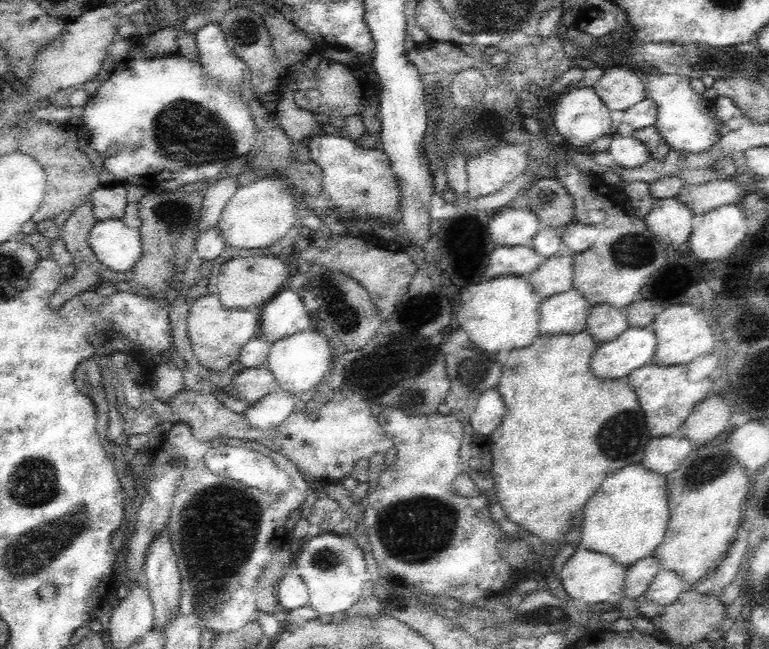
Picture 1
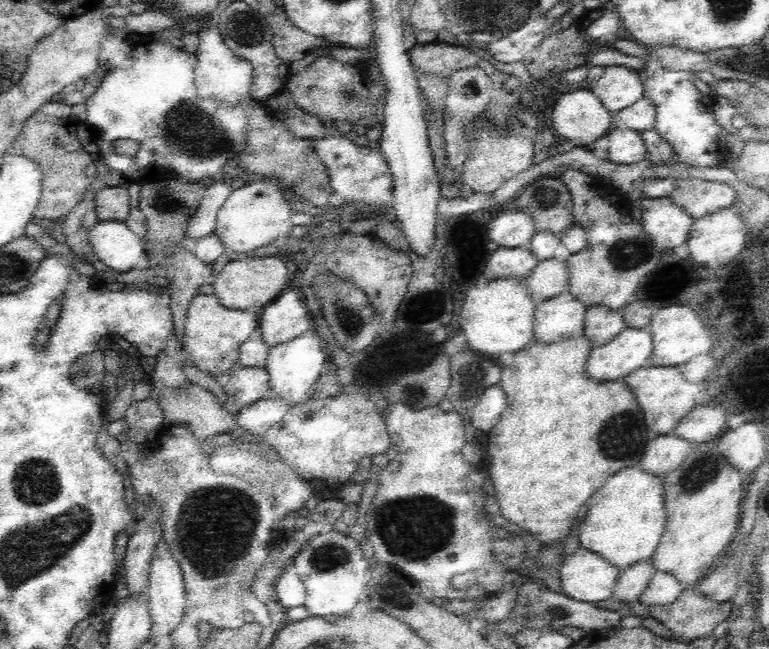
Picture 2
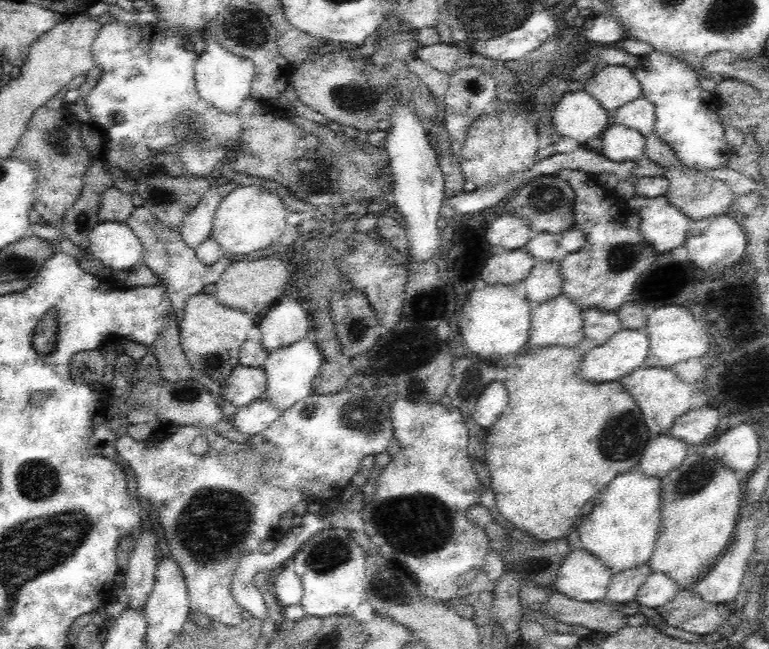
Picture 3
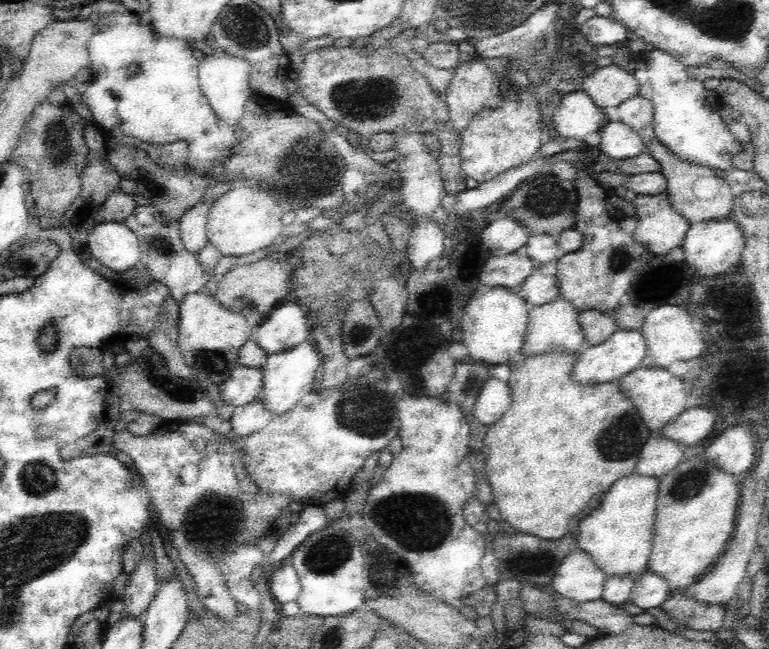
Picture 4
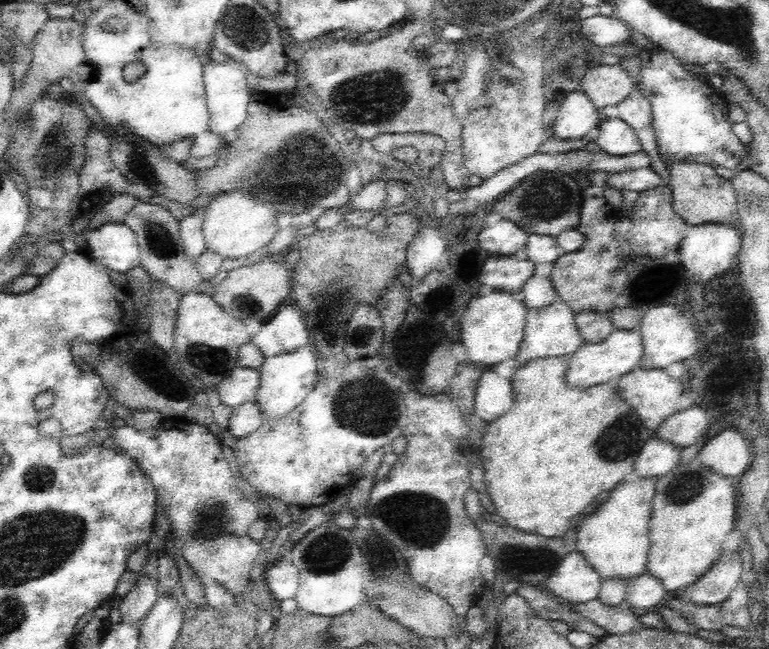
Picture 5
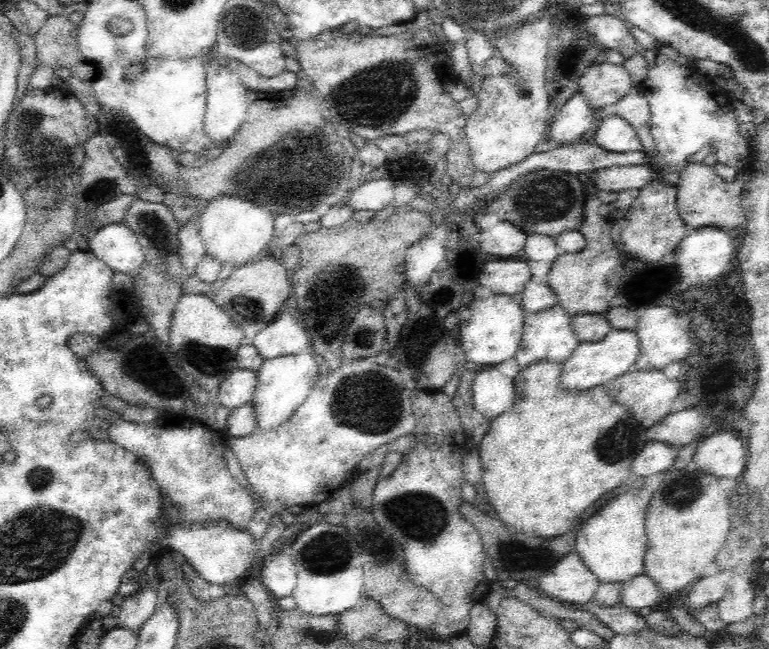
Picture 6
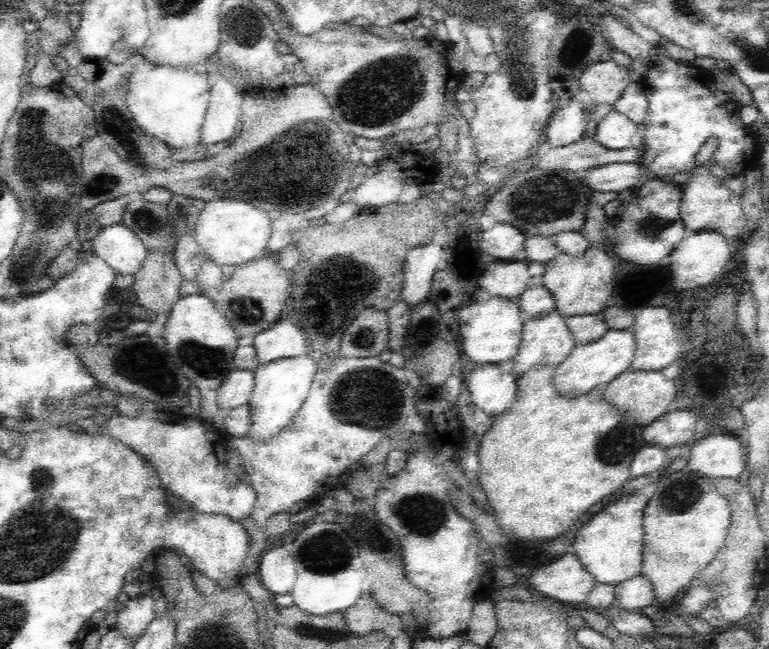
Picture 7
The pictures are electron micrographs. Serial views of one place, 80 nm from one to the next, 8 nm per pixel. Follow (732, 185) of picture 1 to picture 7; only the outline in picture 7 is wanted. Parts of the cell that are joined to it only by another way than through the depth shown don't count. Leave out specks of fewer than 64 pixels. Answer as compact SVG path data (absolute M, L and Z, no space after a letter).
M696 165L691 179L682 185L680 216L688 231L712 231L724 235L728 242L748 235L741 197L734 193L720 178L708 173L706 165Z

